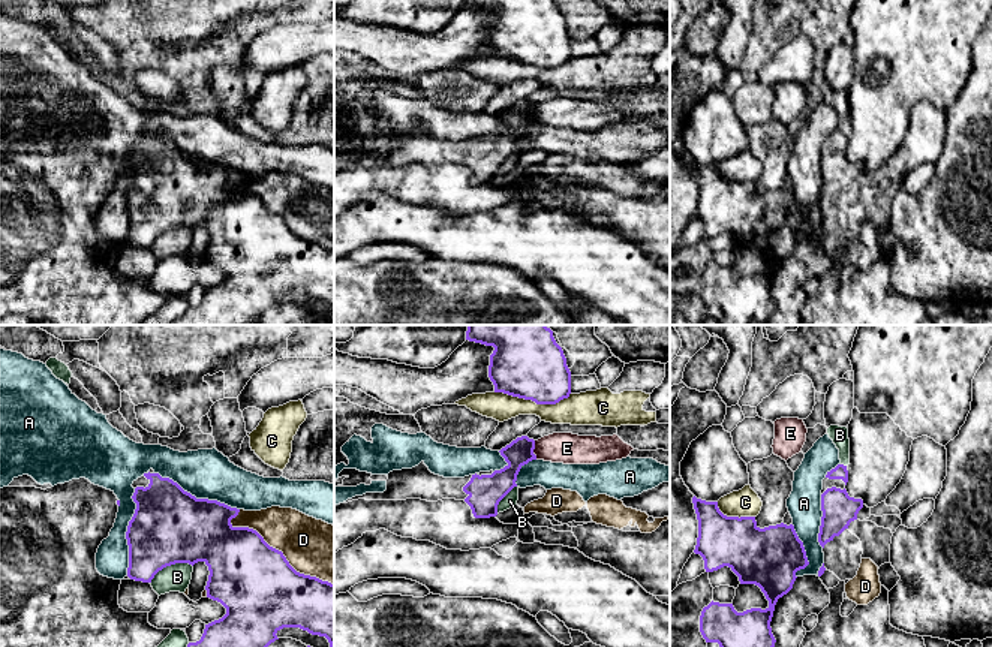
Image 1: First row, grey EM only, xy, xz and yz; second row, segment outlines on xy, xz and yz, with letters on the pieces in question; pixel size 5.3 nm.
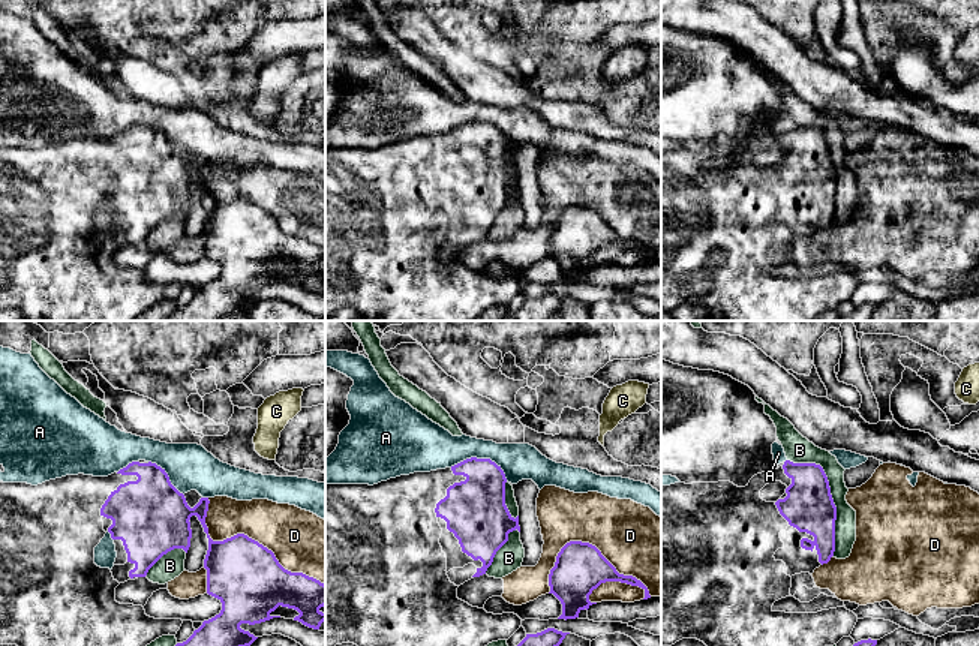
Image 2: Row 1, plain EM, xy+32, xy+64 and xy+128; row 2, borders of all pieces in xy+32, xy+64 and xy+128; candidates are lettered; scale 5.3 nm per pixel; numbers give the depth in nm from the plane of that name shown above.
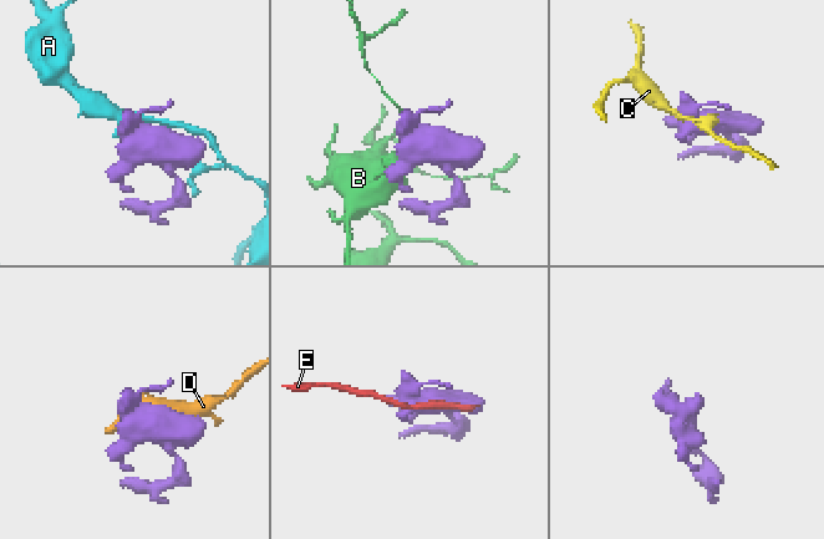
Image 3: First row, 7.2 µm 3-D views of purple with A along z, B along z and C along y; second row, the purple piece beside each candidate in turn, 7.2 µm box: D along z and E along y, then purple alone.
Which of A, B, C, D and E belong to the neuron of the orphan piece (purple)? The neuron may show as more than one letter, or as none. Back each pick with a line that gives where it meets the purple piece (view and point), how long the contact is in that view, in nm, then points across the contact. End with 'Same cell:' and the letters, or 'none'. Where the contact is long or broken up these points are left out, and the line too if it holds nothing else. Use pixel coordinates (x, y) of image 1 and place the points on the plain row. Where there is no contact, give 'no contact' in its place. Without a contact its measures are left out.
Same cell: none

